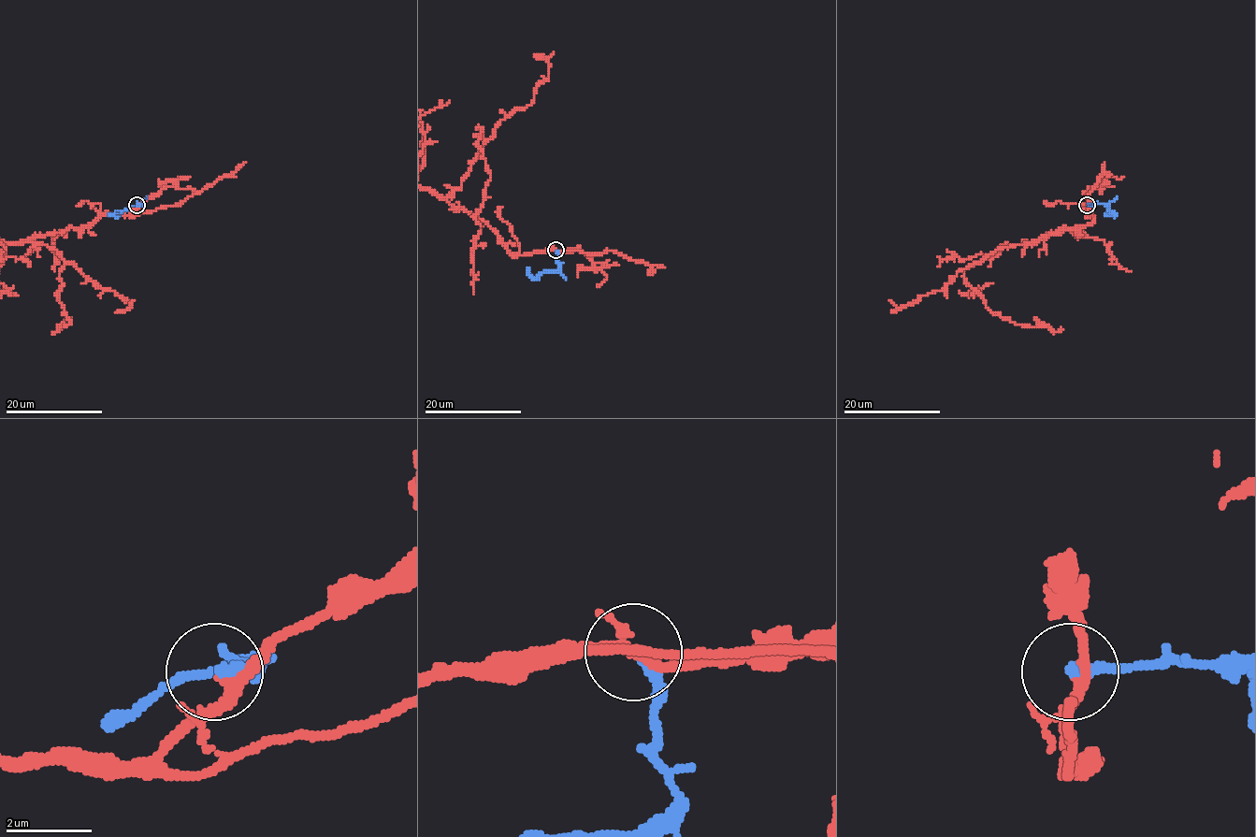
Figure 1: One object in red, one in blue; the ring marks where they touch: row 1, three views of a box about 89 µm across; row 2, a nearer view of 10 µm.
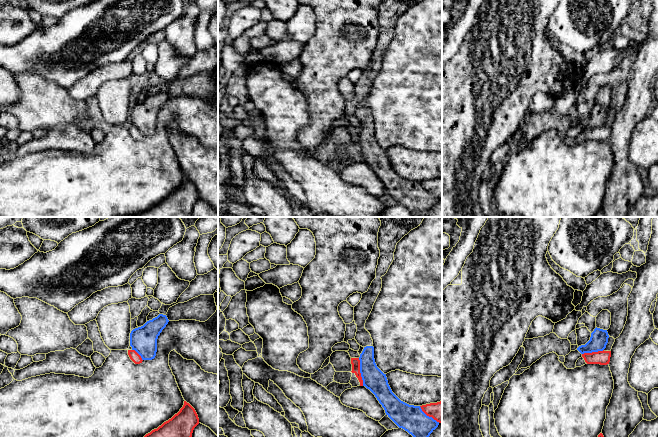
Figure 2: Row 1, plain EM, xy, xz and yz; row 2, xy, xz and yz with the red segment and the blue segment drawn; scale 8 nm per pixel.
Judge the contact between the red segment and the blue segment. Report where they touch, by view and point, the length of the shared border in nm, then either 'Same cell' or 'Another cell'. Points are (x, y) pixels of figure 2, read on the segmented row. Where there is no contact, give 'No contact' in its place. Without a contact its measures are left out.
Touches red at xz (359, 372). Shared border 220 nm. Another cell

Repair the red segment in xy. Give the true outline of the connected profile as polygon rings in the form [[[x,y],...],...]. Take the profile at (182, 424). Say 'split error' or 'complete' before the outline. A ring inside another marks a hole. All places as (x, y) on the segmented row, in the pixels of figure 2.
complete | [[[186,401],[171,419],[144,437],[192,437],[194,428],[199,424],[195,409]]]

